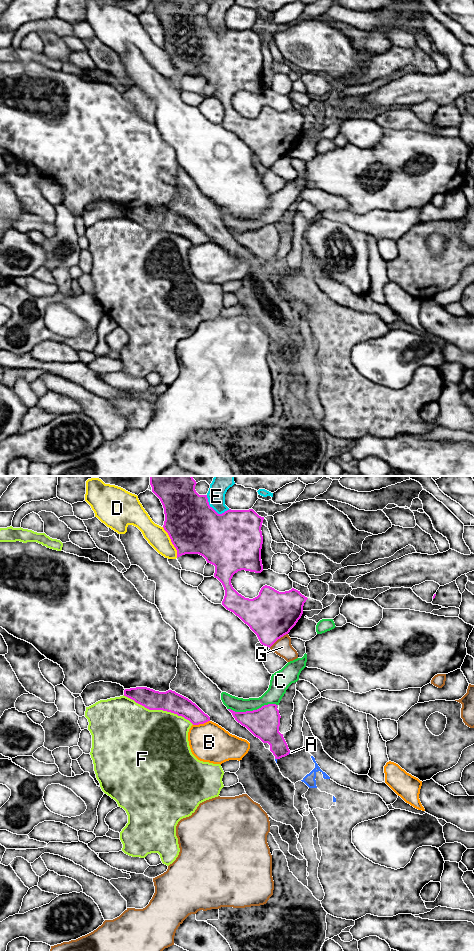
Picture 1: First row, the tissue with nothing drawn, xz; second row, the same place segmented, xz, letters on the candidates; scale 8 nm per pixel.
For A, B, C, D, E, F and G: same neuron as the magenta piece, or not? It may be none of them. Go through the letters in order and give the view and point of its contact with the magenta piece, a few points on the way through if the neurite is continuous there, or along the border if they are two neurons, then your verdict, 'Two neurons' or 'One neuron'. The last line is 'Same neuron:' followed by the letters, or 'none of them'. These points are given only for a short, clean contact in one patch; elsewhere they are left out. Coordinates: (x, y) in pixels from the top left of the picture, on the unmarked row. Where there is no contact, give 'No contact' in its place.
A: Touches magenta at xz (289, 272). Boundary: xz (290, 271), (288, 273). Two neurons
B: Touches magenta at xz (201, 243). Two neurons
C: Touches magenta at xz (253, 230). Two neurons
D: Touches magenta at xz (171, 61). Two neurons
E: Touches magenta at xz (214, 30). Two neurons
F: Touches magenta at xz (158, 229). Two neurons
G: Touches magenta at xz (278, 158). Two neurons
Same neuron: none of them

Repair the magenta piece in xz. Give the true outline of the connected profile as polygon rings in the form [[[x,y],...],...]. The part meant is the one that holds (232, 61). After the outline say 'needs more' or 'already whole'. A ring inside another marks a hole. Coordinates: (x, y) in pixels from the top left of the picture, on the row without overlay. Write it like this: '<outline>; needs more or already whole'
[[[150,0],[152,12],[160,19],[164,28],[163,48],[177,70],[177,78],[185,74],[199,74],[207,83],[215,86],[214,97],[222,103],[225,110],[222,125],[247,144],[262,165],[270,168],[296,145],[308,118],[294,108],[279,112],[265,105],[257,117],[249,119],[233,108],[231,99],[238,91],[263,91],[261,47],[264,37],[259,36],[253,29],[229,29],[218,34],[209,25],[207,15],[196,12],[196,4],[195,0]]]; already whole

